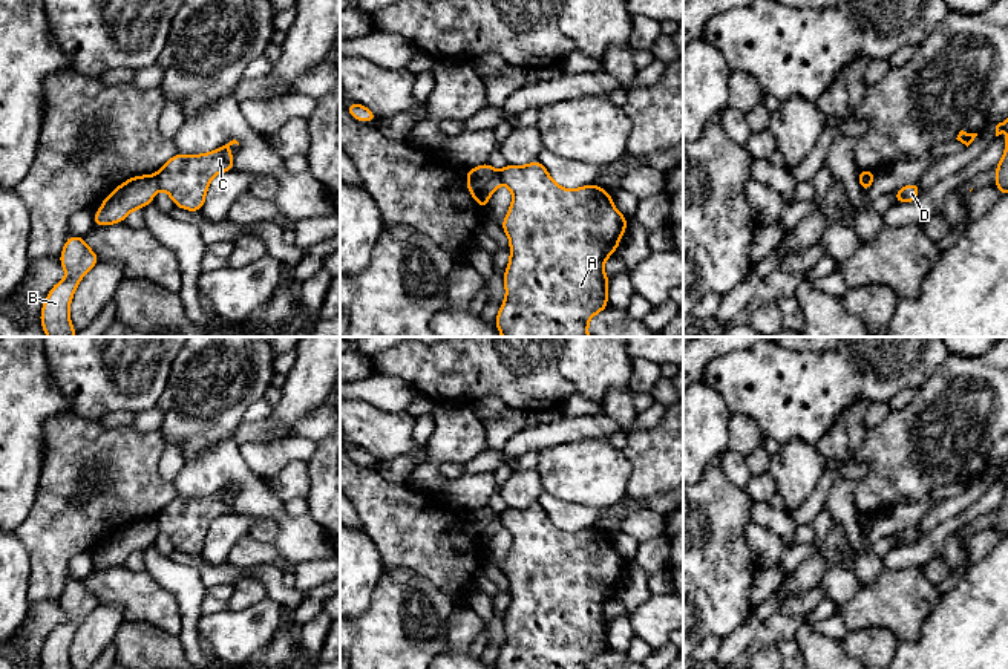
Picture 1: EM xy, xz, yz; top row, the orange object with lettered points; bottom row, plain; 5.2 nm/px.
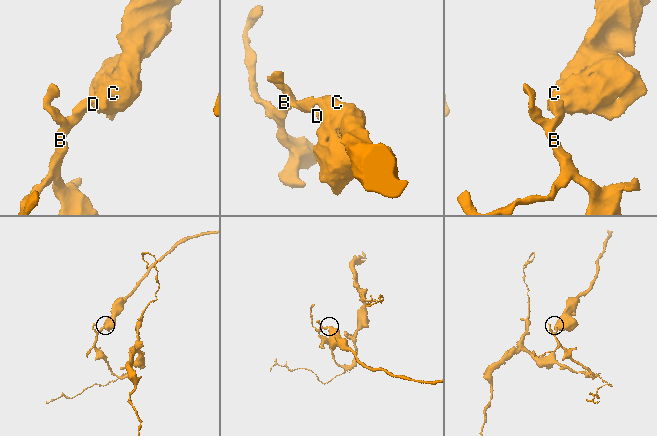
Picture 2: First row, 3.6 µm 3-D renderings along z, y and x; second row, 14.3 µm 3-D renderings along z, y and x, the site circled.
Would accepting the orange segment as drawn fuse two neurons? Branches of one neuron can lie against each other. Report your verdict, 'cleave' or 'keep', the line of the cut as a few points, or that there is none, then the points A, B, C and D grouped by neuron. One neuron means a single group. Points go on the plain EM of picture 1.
cleave; cut xy (155, 518), (160, 528); groups A C D / B

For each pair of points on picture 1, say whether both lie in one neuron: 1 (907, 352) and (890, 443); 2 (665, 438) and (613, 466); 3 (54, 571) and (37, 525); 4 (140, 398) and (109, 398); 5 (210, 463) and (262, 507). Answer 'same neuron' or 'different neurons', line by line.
1: different neurons
2: different neurons
3: same neuron
4: same neuron
5: same neuron

